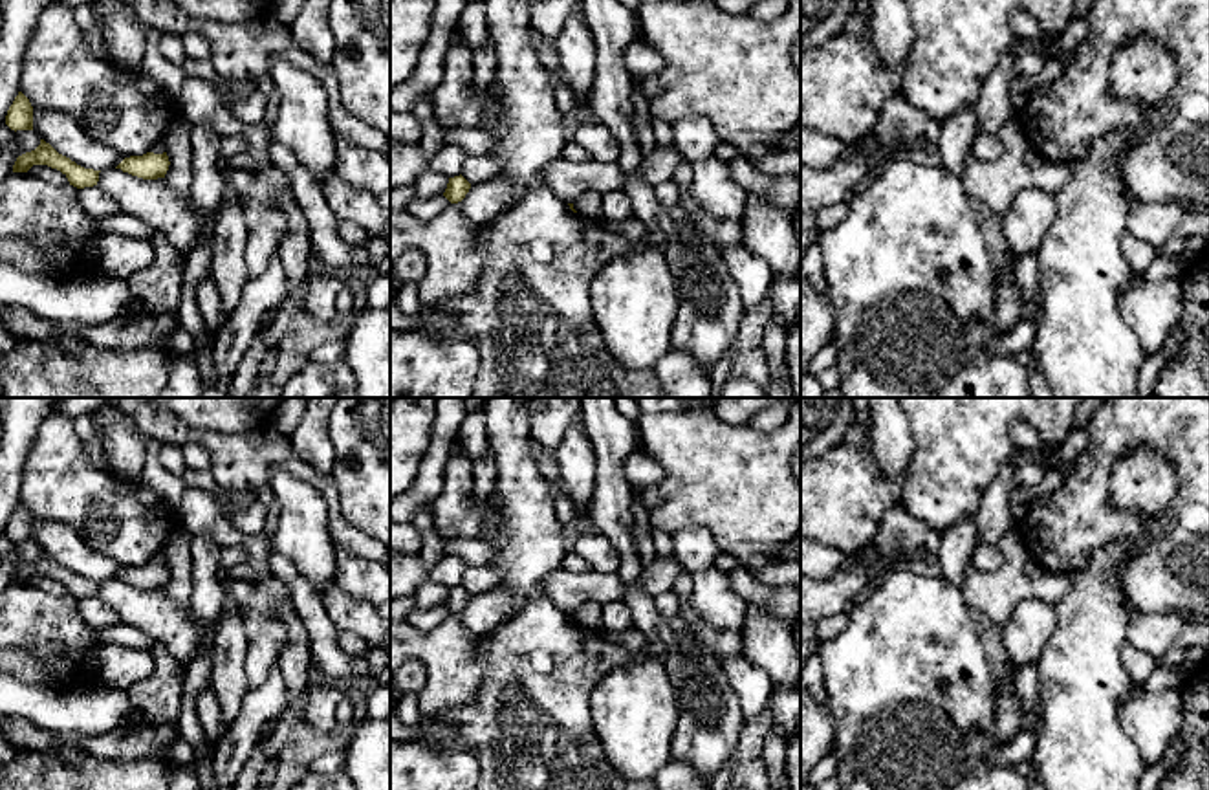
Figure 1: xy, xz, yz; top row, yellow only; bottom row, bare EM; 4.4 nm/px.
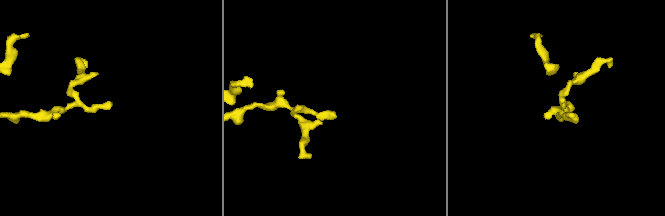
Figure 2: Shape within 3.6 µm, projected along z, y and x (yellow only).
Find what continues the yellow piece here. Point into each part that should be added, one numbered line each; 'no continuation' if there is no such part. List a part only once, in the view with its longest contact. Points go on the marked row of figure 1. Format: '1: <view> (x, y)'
no continuation

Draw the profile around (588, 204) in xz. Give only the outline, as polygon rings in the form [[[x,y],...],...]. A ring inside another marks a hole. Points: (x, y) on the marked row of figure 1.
[[[586,191],[573,202],[573,209],[583,216],[597,218],[601,214],[603,194]]]

